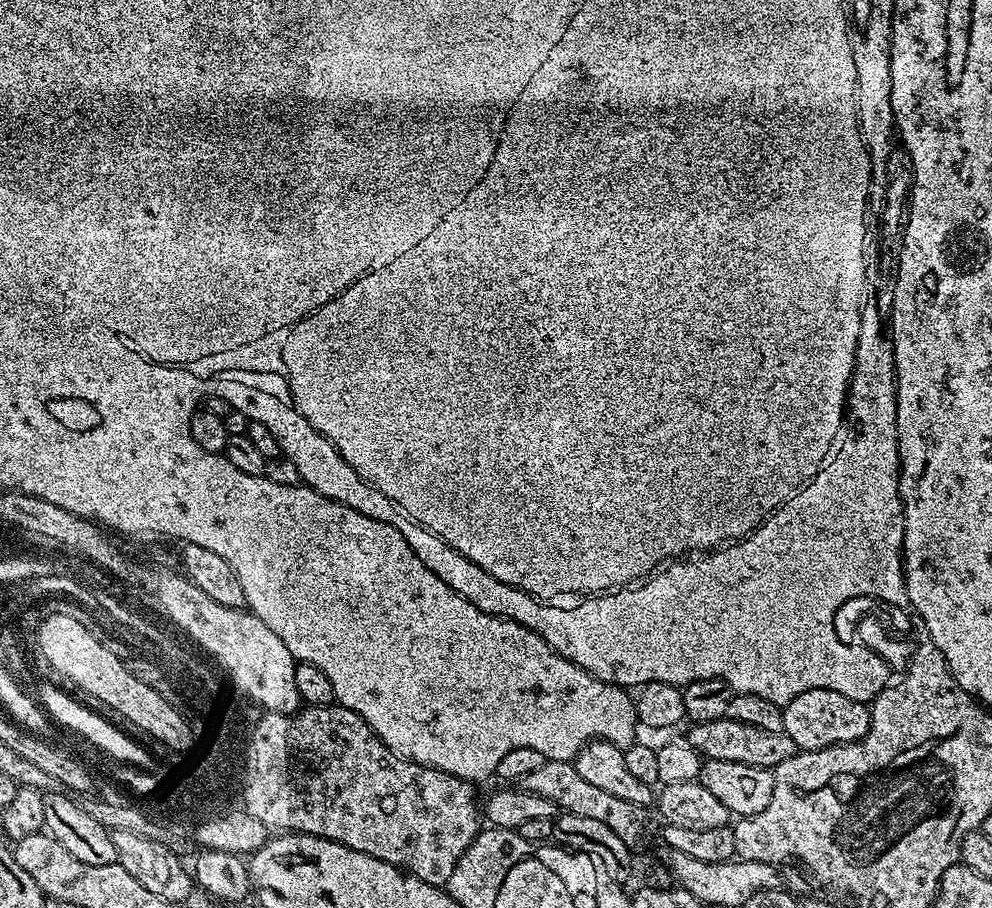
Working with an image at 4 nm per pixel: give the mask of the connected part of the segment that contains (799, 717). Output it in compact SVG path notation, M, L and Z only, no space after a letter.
M828 689L806 690L790 703L783 705L783 709L783 732L797 743L800 750L806 752L822 750L835 744L853 744L868 733L872 721L868 704L858 702L854 698L846 698L846 694L838 694L837 691Z

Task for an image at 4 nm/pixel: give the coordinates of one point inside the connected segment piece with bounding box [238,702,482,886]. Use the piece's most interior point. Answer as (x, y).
(322, 772)

